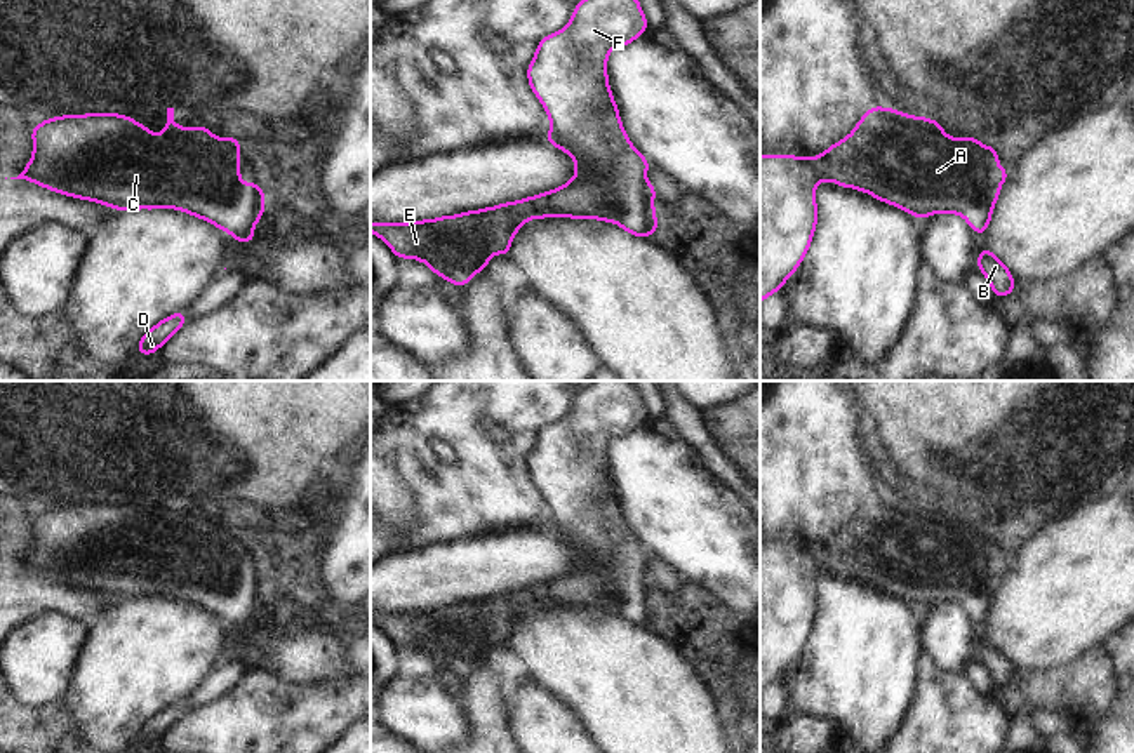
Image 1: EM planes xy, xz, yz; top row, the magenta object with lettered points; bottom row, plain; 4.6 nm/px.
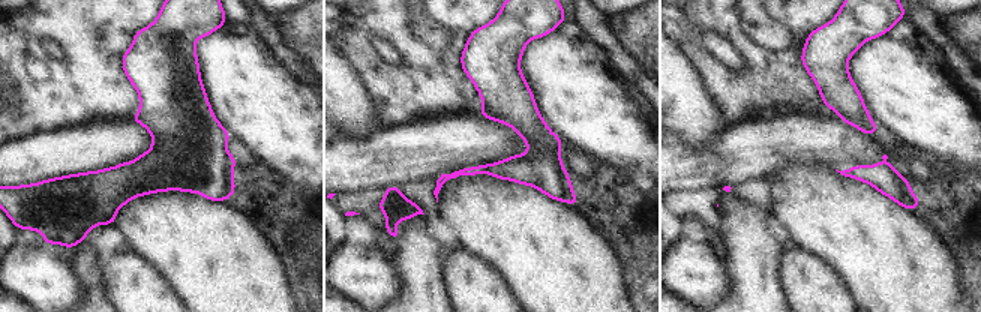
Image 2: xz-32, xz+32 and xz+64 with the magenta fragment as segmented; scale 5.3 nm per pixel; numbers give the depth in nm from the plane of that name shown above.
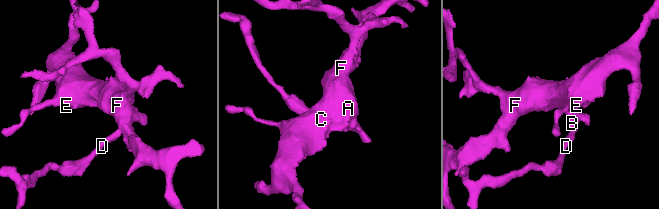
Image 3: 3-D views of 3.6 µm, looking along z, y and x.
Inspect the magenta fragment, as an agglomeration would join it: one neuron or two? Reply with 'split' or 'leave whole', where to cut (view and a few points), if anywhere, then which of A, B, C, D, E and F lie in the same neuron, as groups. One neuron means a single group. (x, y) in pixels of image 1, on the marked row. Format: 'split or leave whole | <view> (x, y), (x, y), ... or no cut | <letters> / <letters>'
leave whole | no cut | A B C D E F

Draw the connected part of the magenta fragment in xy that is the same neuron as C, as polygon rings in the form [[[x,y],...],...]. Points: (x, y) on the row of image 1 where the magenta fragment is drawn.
[[[167,108],[165,130],[153,134],[144,123],[118,113],[61,115],[31,127],[33,157],[26,169],[10,179],[31,181],[54,193],[97,202],[113,210],[176,209],[200,217],[238,243],[254,242],[254,226],[264,216],[264,190],[240,181],[240,137],[214,137],[209,127],[177,127],[174,108]]]

